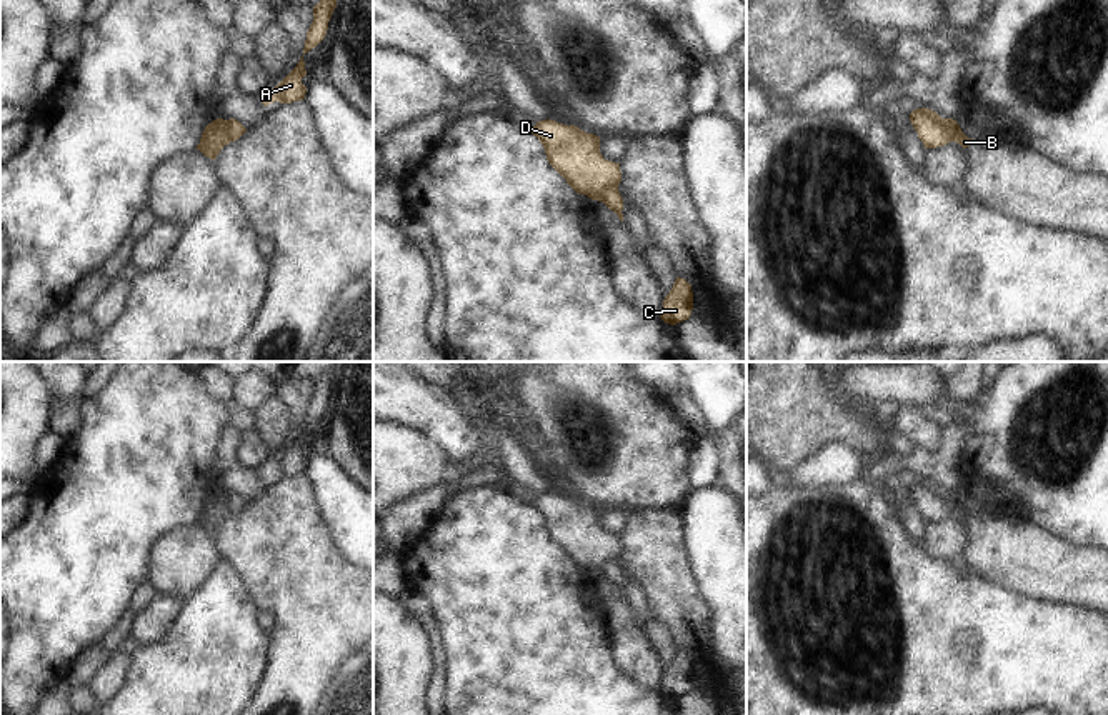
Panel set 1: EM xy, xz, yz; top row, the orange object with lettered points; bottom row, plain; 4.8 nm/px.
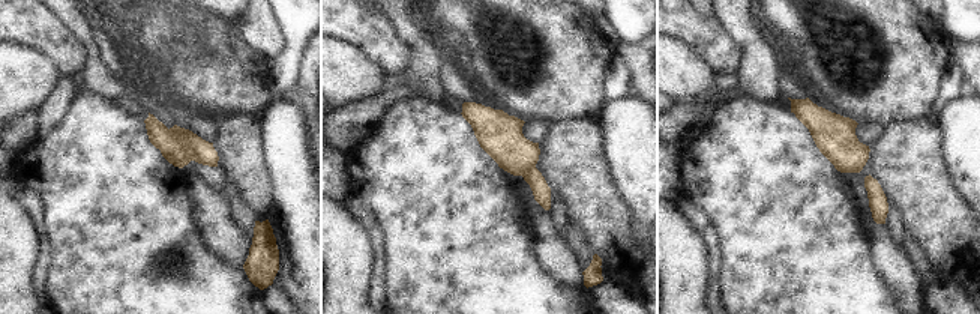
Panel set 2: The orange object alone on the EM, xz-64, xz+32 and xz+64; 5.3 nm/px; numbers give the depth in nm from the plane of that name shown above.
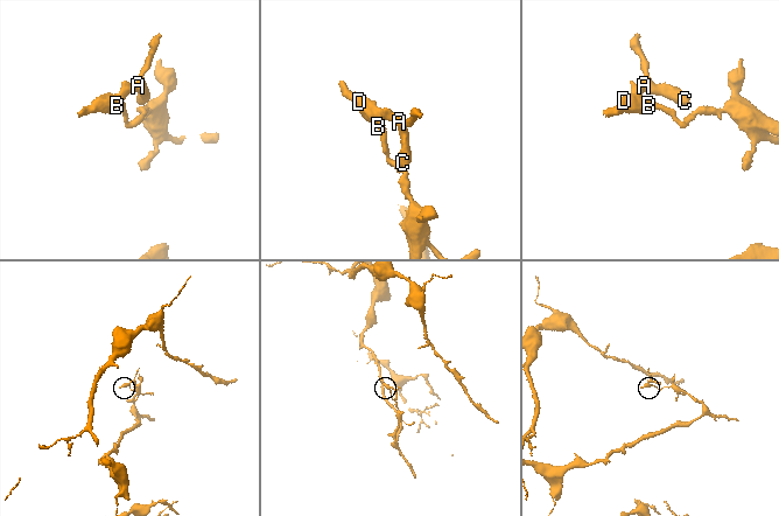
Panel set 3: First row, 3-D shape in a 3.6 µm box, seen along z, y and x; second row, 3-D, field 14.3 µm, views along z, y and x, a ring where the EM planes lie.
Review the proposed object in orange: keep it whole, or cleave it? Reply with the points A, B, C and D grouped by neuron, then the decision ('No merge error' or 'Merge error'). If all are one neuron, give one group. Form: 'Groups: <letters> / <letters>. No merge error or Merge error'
Groups: A C D / B. Merge error.

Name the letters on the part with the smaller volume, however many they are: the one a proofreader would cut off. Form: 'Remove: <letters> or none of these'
Remove: A, C, D.

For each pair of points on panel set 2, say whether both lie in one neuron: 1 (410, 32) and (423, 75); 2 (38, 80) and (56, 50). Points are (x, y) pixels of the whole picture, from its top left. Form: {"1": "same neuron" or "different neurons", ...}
{"1": "same neuron", "2": "different neurons"}

